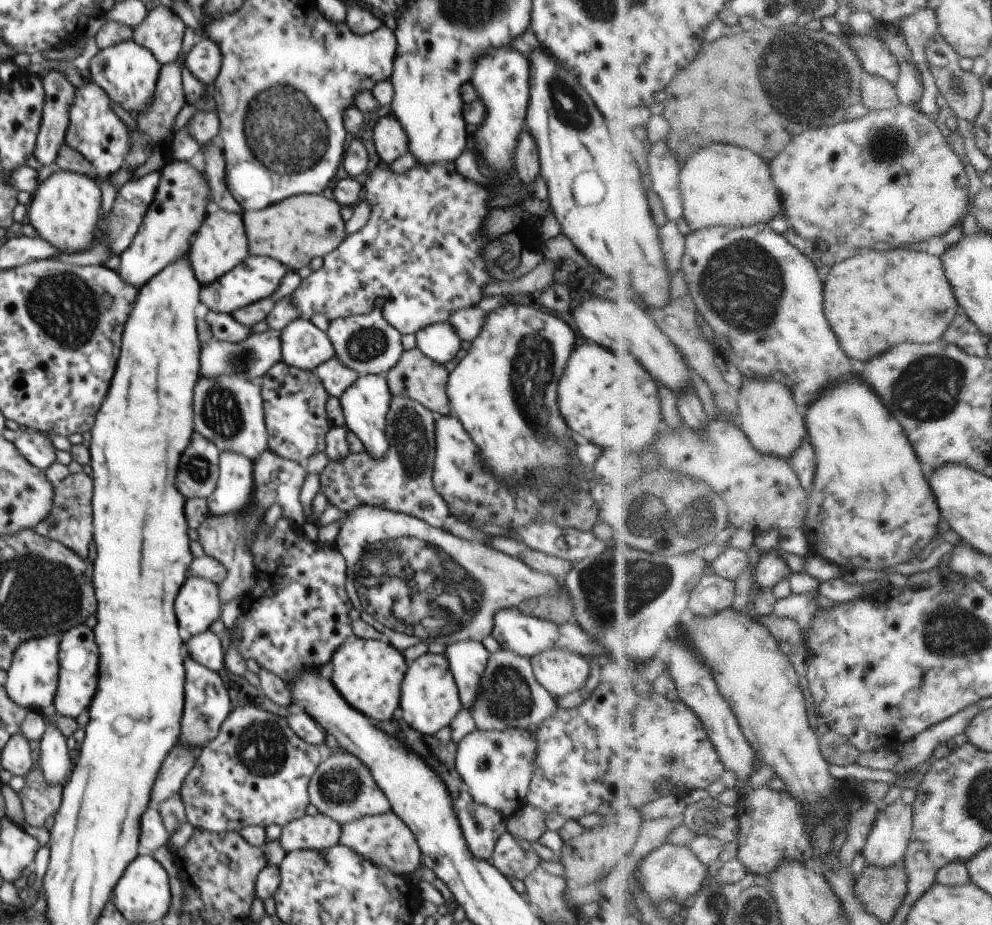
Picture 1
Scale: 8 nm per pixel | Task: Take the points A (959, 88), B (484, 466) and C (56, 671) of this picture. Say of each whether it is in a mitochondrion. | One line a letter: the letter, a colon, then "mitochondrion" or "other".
A: mitochondrion
B: other
C: other

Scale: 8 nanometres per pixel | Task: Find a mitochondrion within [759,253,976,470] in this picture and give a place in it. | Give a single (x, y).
(927, 389)

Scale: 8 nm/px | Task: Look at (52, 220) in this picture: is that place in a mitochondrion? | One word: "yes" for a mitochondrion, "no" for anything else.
no

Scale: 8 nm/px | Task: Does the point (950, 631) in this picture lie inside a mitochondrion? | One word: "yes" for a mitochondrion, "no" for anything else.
yes

